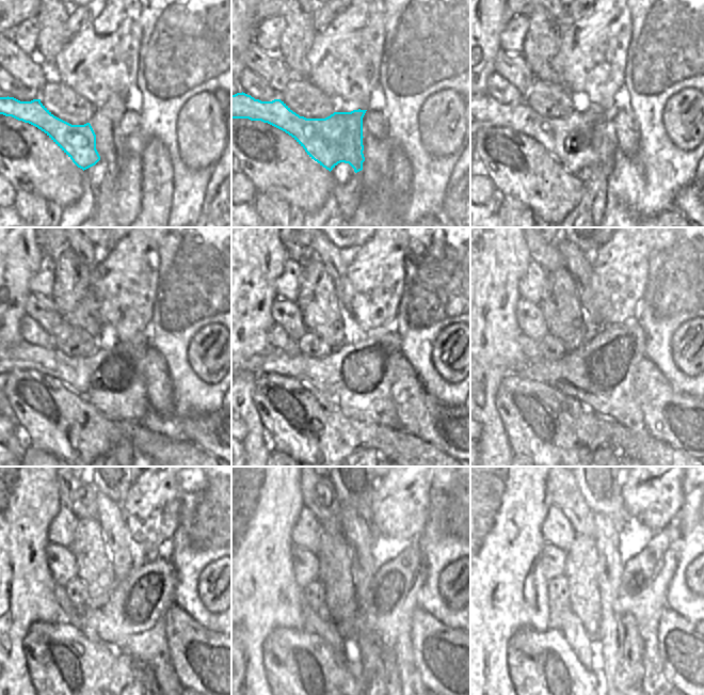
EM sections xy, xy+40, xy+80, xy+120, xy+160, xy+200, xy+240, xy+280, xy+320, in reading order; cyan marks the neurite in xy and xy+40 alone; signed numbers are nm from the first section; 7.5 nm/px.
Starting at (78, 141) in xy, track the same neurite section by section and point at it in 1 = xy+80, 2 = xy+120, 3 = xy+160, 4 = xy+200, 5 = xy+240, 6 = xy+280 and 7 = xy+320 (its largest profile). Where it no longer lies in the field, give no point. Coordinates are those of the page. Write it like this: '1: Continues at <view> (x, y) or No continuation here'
1: Continues at xy+80 (580, 140)
2: Continues at xy+120 (113, 380)
3: Continues at xy+160 (357, 377)
4: Continues at xy+200 (600, 374)
5: Continues at xy+240 (134, 617)
6: Continues at xy+280 (387, 609)
7: Continues at xy+320 (641, 596).

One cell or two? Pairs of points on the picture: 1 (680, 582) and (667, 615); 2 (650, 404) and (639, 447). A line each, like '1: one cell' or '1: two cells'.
1: two cells
2: two cells

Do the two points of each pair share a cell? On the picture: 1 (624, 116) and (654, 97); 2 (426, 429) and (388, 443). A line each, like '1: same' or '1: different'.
1: different
2: different

